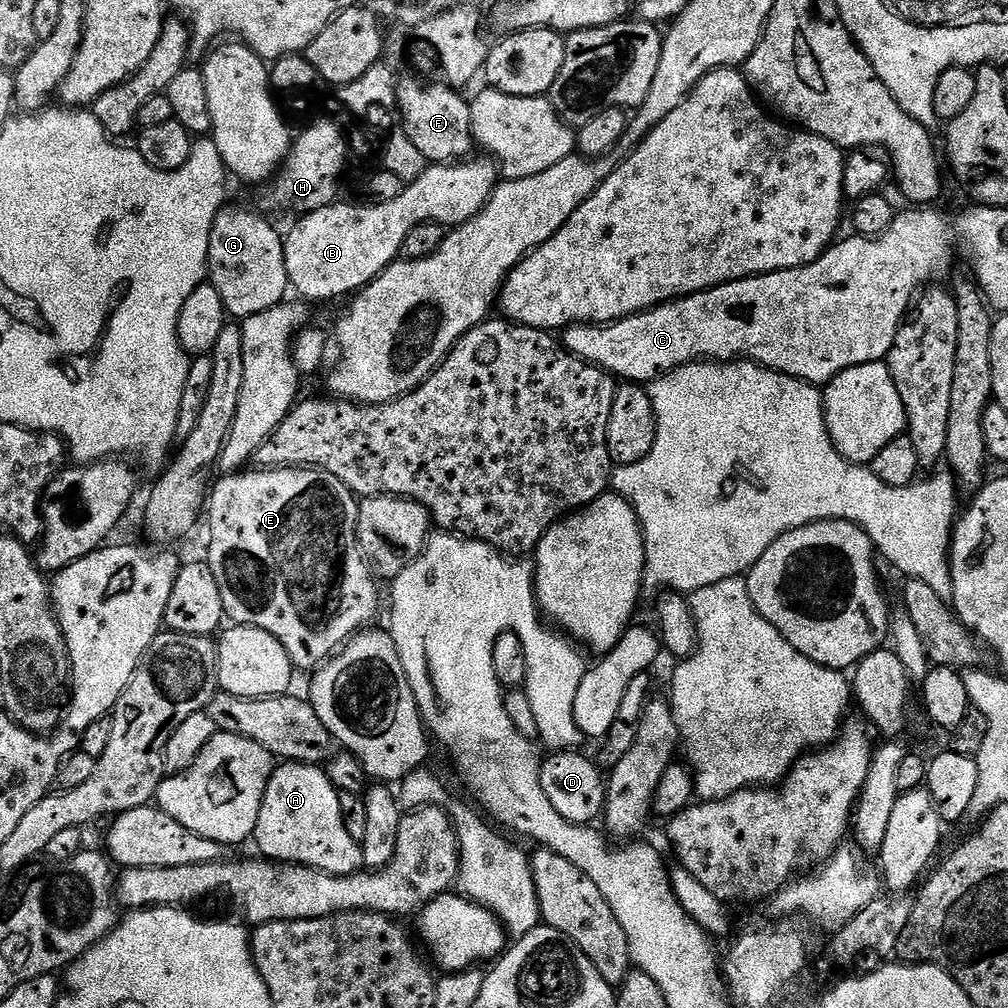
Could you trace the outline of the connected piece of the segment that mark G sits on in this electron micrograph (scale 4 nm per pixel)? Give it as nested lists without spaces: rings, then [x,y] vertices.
[[[229,203],[221,208],[214,218],[214,226],[210,230],[208,243],[208,276],[210,282],[218,290],[224,303],[224,311],[229,317],[243,322],[254,314],[262,314],[285,303],[287,292],[290,292],[286,258],[284,257],[285,237],[271,224],[267,215],[259,211],[251,212],[248,208],[239,208],[238,205]]]

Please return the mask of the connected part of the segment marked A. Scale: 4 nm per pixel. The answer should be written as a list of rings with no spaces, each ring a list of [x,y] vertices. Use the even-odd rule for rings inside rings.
[[[284,762],[273,771],[264,791],[254,844],[260,847],[261,857],[273,862],[315,868],[332,876],[352,876],[365,867],[361,841],[350,838],[342,818],[340,792],[327,771],[314,764]]]

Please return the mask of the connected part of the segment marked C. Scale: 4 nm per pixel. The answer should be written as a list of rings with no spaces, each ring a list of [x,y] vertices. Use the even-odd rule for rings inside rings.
[[[924,206],[919,210],[908,210],[912,212],[901,211],[895,218],[894,222],[883,232],[880,236],[867,237],[858,236],[855,234],[849,235],[849,240],[841,239],[839,242],[833,243],[832,247],[828,249],[824,255],[820,256],[813,264],[807,264],[804,268],[791,268],[785,272],[768,272],[765,276],[748,276],[744,280],[731,280],[728,284],[720,284],[717,288],[707,288],[705,292],[695,292],[693,296],[681,296],[678,300],[670,300],[666,304],[658,304],[655,308],[649,308],[647,312],[639,312],[637,316],[628,316],[625,320],[617,320],[610,324],[603,326],[572,326],[563,333],[562,344],[563,347],[567,348],[573,356],[578,357],[580,360],[584,360],[587,364],[594,364],[597,368],[603,368],[605,372],[612,373],[613,377],[619,378],[624,382],[651,382],[660,379],[662,374],[667,374],[676,368],[681,368],[684,364],[690,364],[693,362],[751,362],[753,364],[759,364],[761,368],[770,368],[773,372],[782,372],[786,376],[792,376],[795,380],[802,380],[806,384],[813,386],[826,386],[830,383],[834,377],[839,374],[842,370],[850,370],[854,366],[862,366],[863,364],[878,364],[888,359],[888,351],[894,346],[894,338],[898,334],[902,321],[907,317],[910,311],[910,305],[913,303],[914,297],[917,295],[918,289],[921,286],[931,285],[933,282],[940,282],[940,279],[947,274],[952,268],[952,252],[948,249],[948,220],[940,212],[935,212],[937,209],[932,206]]]

